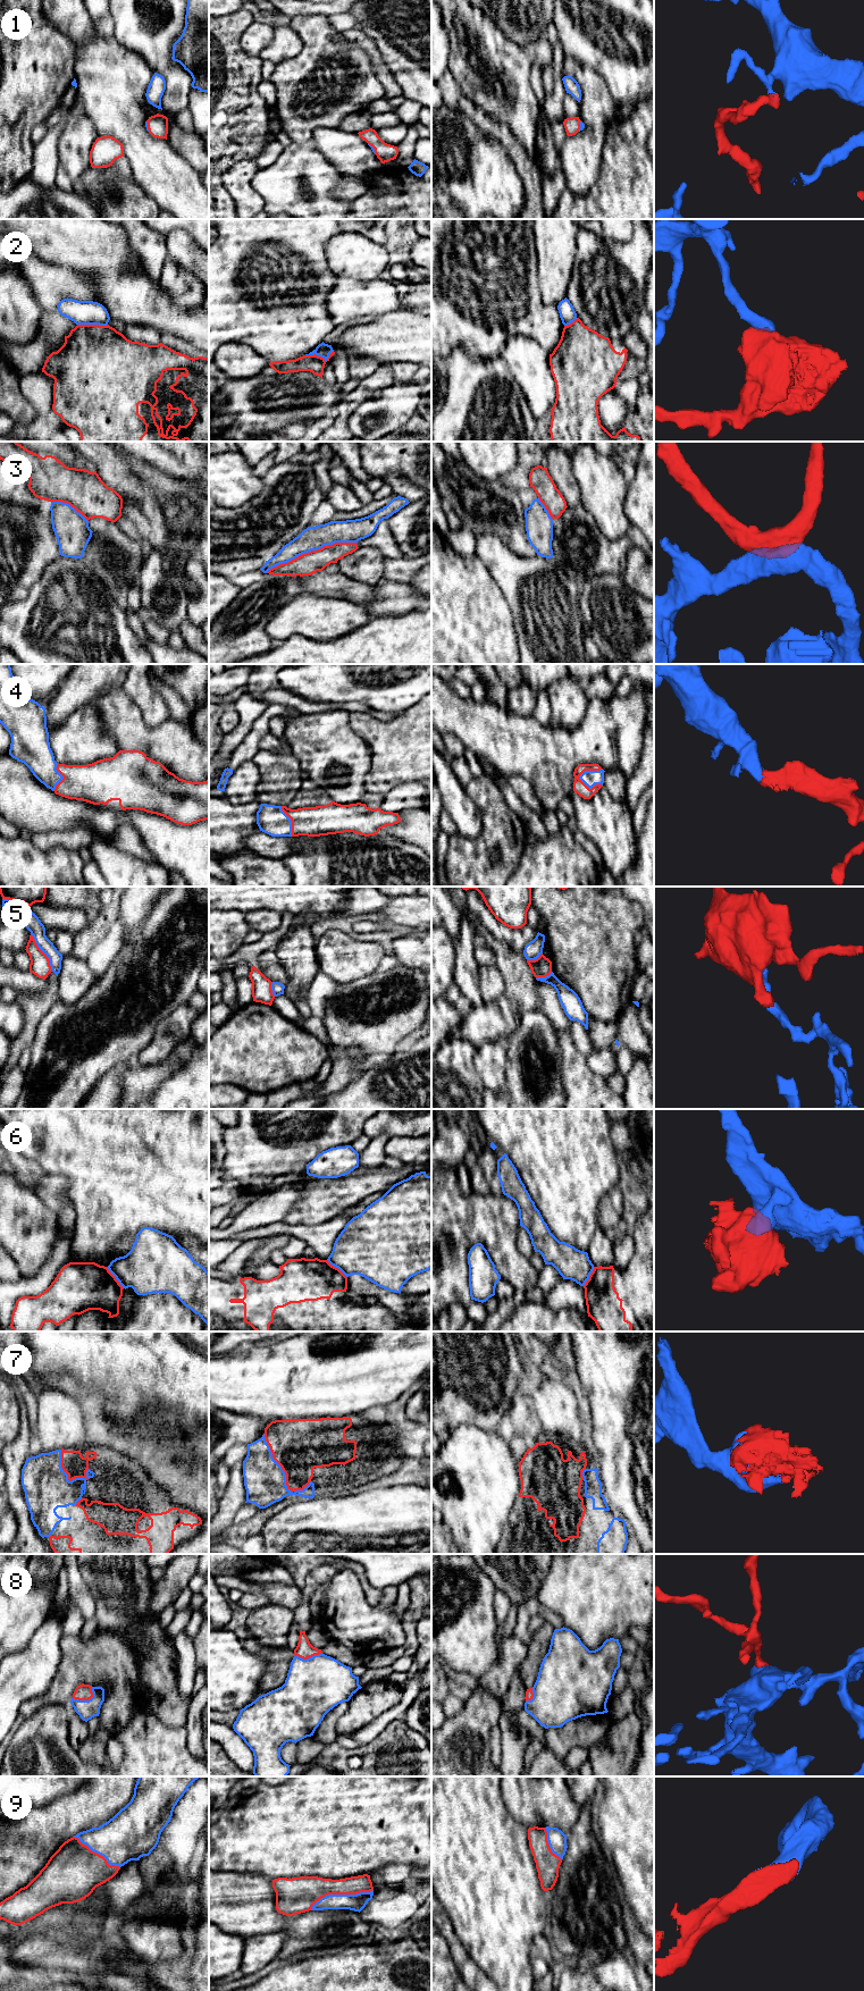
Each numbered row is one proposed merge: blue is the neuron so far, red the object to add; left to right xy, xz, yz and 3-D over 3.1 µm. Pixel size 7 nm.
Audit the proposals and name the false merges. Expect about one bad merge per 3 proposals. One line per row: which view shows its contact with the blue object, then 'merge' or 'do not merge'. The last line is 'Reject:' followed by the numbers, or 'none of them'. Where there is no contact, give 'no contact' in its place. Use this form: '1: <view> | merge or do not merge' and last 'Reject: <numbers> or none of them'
1: xz | merge
2: xz | do not merge
3: xz | merge
4: yz | merge
5: xy | do not merge
6: xy | do not merge
7: xy | merge
8: xy | merge
9: xz | merge
Reject: 2, 5, 6

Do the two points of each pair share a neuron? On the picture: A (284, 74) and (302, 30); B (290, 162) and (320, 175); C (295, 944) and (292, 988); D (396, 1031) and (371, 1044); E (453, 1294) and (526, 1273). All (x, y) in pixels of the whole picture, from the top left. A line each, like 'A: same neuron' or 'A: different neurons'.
A: same neuron
B: same neuron
C: same neuron
D: same neuron
E: same neuron

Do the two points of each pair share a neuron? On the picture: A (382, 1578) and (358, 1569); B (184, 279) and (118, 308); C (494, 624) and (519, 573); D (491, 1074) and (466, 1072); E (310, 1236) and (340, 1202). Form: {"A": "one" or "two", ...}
{"A": "two", "B": "two", "C": "two", "D": "two", "E": "two"}

